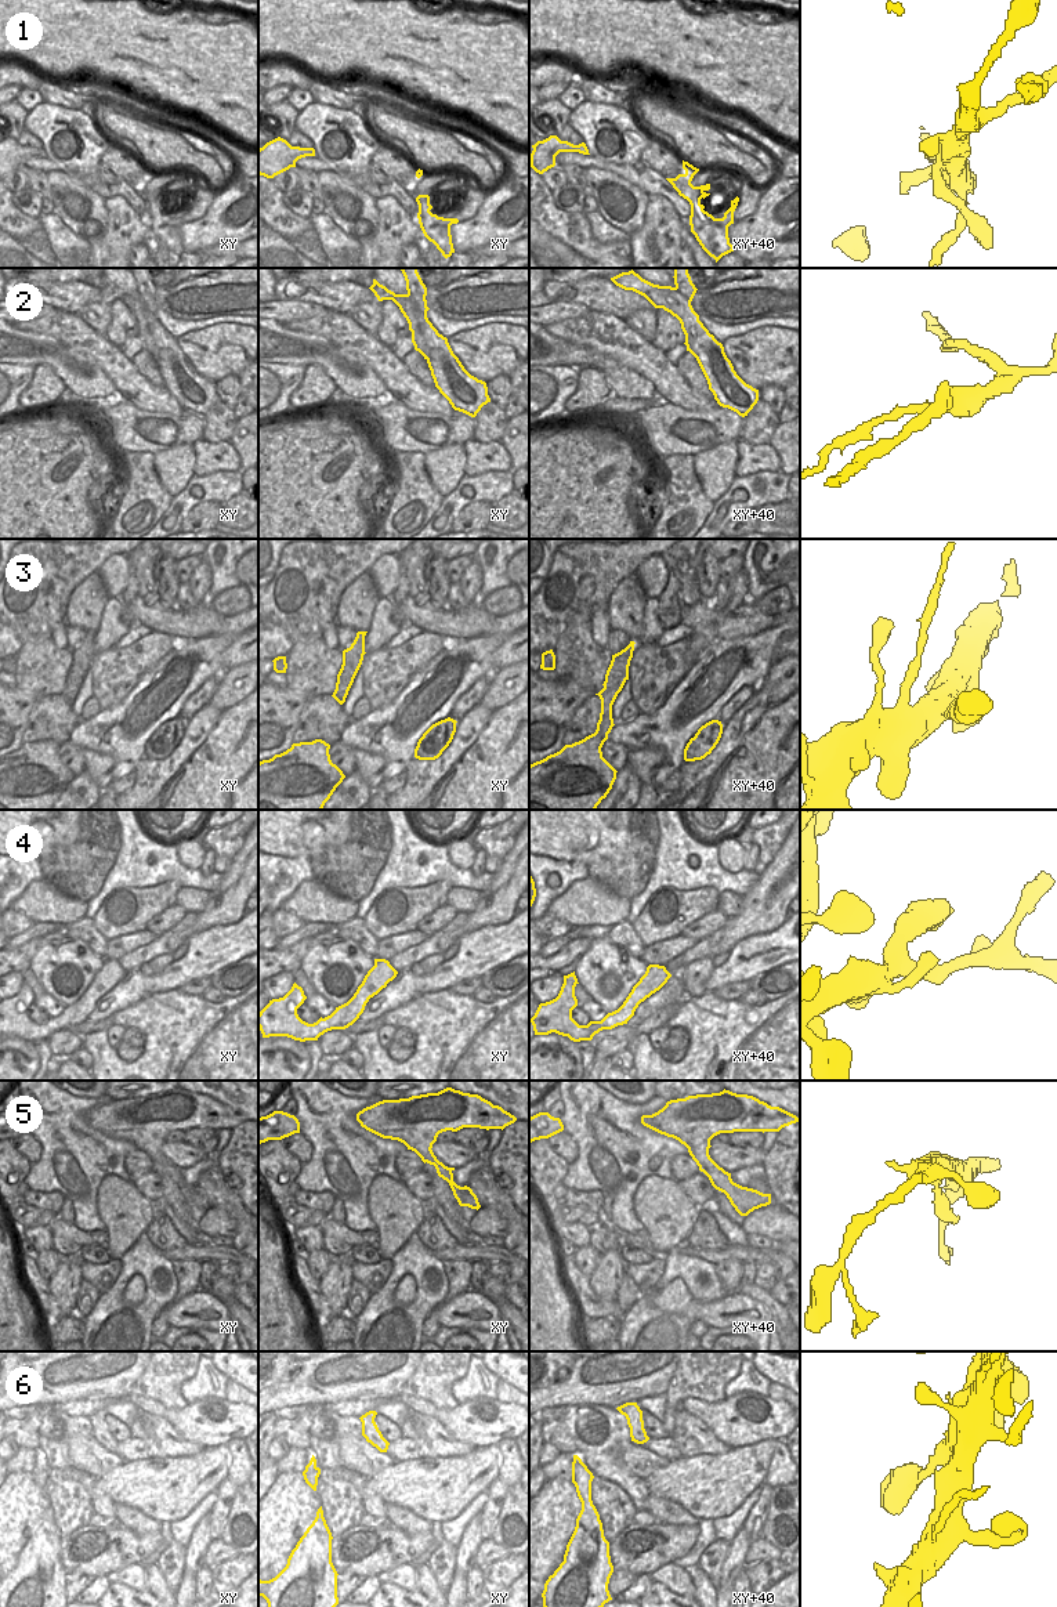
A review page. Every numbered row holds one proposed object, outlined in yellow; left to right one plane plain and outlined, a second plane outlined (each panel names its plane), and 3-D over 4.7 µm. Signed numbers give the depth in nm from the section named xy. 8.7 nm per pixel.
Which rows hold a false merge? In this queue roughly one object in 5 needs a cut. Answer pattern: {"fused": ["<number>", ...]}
{"fused": ["2", "3"]}

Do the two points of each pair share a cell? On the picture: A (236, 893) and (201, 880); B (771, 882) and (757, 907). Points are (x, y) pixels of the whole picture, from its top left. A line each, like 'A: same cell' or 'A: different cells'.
A: different cells
B: same cell

